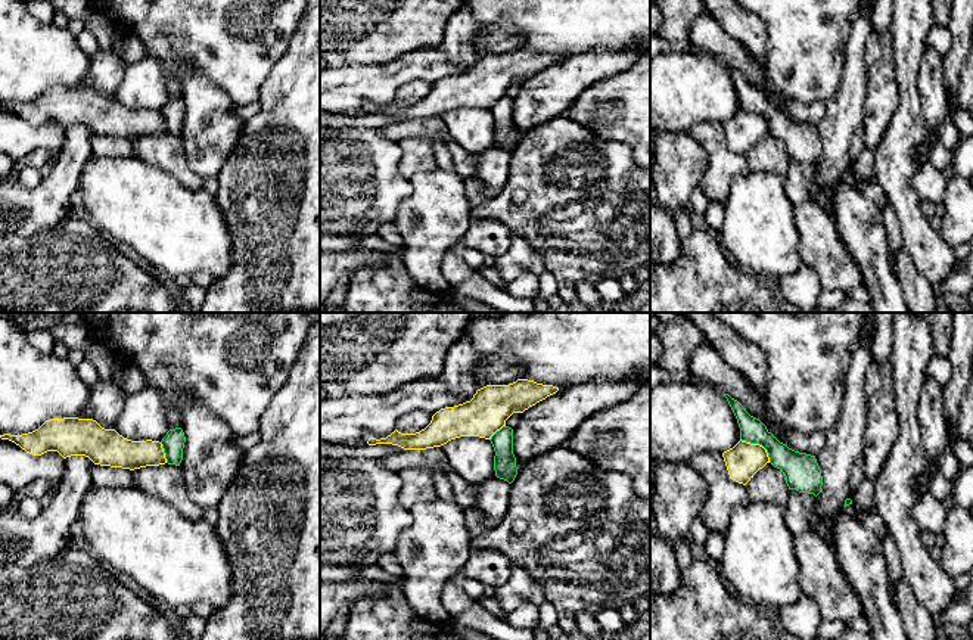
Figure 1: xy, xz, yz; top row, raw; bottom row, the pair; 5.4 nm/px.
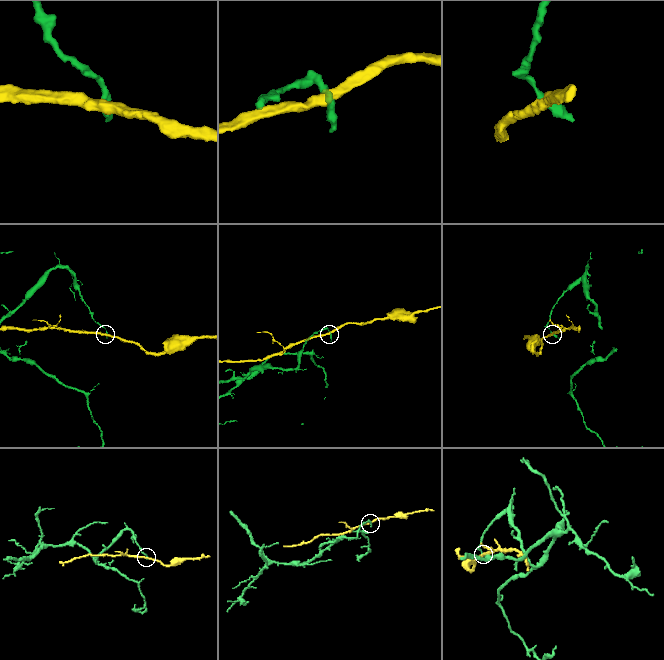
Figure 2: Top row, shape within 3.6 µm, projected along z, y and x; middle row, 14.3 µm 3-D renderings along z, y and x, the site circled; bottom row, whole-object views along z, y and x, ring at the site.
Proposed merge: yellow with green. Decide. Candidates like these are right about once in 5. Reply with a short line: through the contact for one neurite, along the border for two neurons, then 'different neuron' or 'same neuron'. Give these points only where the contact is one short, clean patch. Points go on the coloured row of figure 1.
line yz (740, 438), (758, 443), (765, 450), (770, 462); different neuron

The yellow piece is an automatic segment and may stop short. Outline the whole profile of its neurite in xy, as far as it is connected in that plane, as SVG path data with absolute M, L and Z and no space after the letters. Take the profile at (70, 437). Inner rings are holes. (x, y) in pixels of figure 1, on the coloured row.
M63 417L46 420L38 429L22 435L0 435L32 456L57 451L63 459L86 456L94 465L140 469L165 465L159 441L131 441L115 429L105 429L93 419Z

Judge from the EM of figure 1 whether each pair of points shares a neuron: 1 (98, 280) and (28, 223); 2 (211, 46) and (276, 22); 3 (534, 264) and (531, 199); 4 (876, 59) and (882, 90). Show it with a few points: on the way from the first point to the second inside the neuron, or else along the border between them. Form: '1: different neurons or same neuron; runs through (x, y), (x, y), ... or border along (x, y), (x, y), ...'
1: different neurons; border along (70, 214), (62, 223), (31, 235), (15, 233)
2: same neuron; runs through (227, 30), (235, 22), (260, 22)
3: different neurons; border along (512, 233), (519, 233), (541, 255), (546, 269)
4: same neuron; runs through (882, 67), (882, 83)

